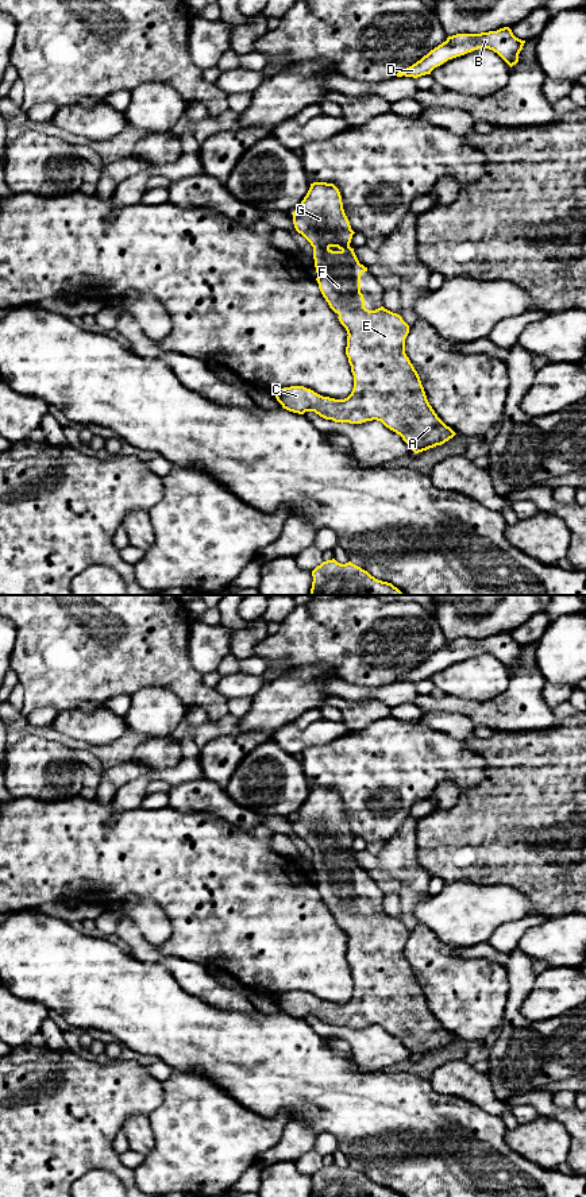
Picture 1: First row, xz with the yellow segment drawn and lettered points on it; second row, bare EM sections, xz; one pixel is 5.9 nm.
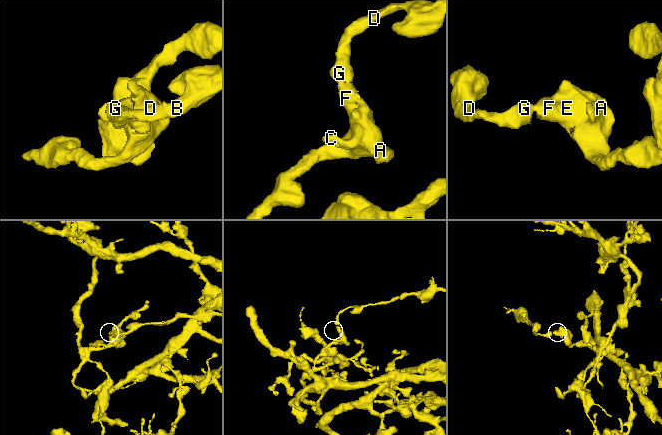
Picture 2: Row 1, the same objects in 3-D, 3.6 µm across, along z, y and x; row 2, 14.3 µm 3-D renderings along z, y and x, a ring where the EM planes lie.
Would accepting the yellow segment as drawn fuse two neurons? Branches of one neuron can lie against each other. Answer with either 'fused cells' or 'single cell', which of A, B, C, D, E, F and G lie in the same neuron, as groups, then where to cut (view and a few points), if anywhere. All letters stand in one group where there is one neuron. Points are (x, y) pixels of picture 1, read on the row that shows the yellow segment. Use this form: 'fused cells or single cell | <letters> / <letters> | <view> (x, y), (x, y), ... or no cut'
single cell | A B C D E F G | no cut

